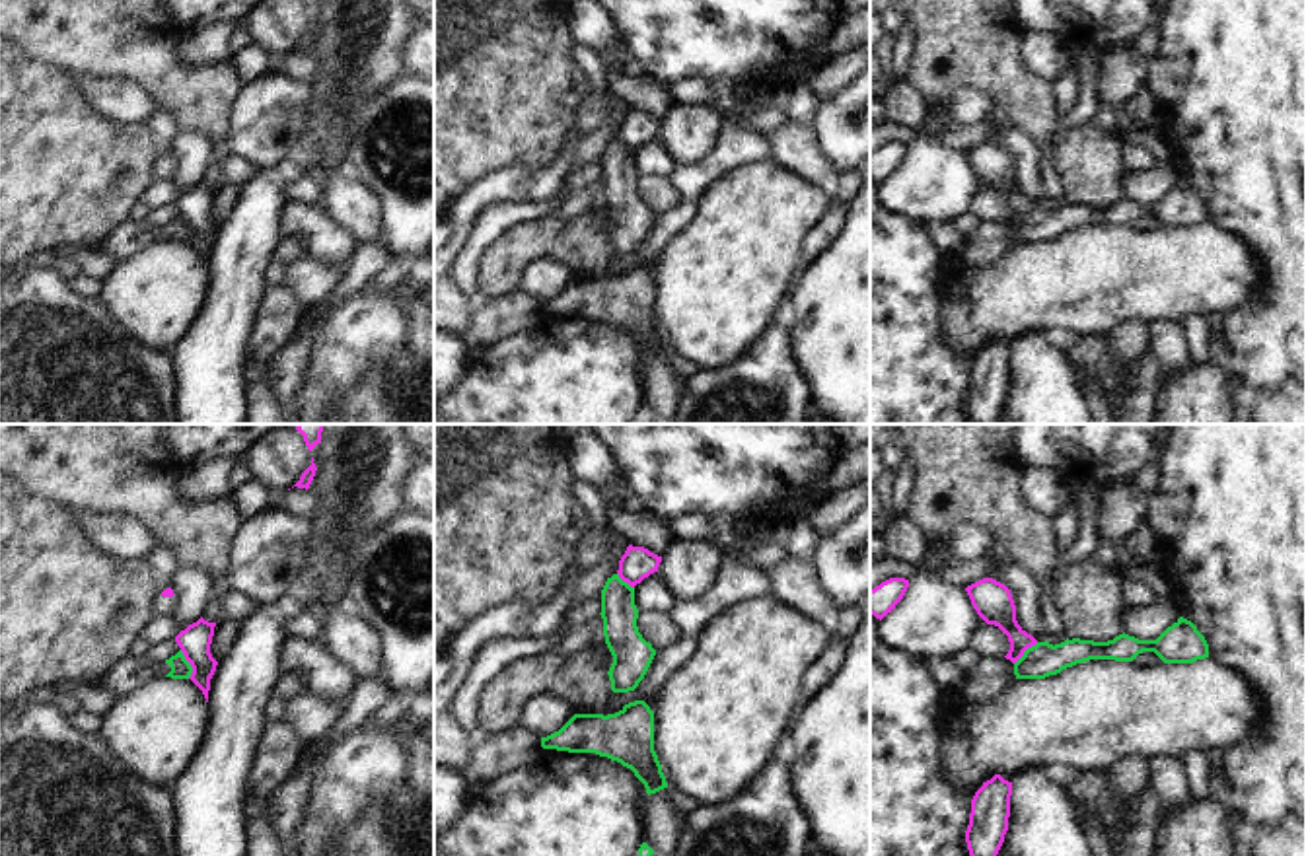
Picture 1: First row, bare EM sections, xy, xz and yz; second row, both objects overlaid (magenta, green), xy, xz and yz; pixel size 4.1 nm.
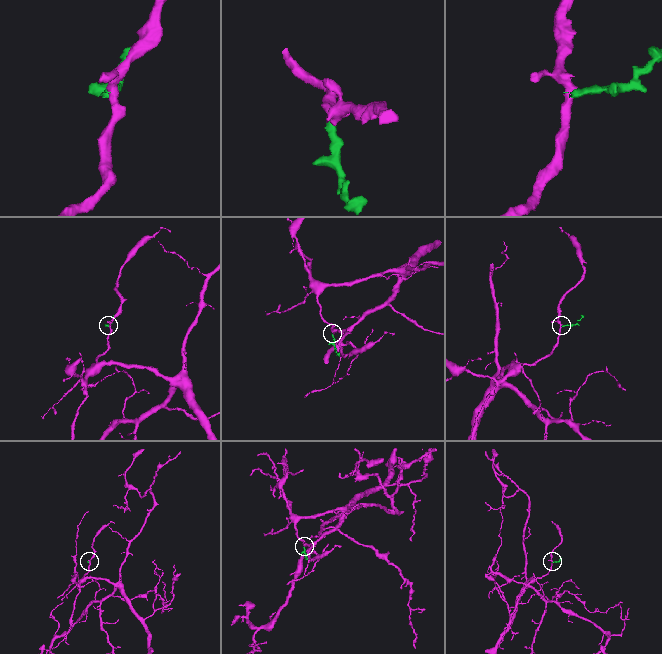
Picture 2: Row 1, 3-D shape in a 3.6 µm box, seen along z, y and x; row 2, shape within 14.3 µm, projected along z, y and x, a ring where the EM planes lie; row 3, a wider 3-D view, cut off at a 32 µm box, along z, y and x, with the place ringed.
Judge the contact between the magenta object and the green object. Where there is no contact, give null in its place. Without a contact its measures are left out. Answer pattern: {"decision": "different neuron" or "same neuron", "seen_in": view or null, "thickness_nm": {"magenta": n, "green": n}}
{"decision": "different neuron", "seen_in": "xy", "thickness_nm": {"magenta": 130, "green": 80}}

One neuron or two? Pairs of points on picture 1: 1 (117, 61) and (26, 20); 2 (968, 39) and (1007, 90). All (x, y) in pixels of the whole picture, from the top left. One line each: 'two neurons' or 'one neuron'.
1: one neuron
2: one neuron

